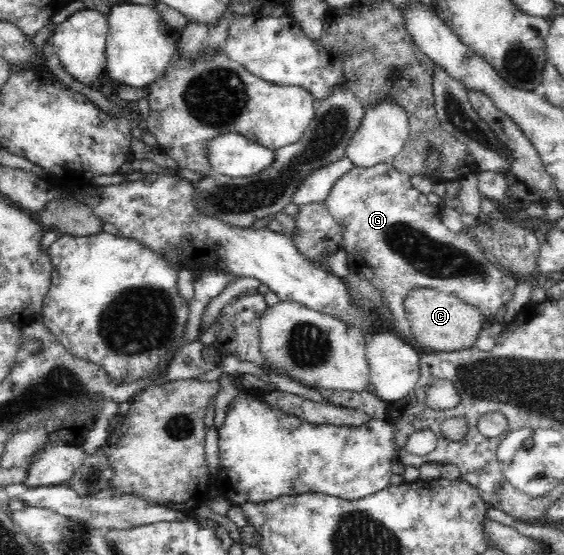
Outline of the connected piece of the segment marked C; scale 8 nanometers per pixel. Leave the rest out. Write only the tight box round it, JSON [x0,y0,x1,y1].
[404,288,484,352]

